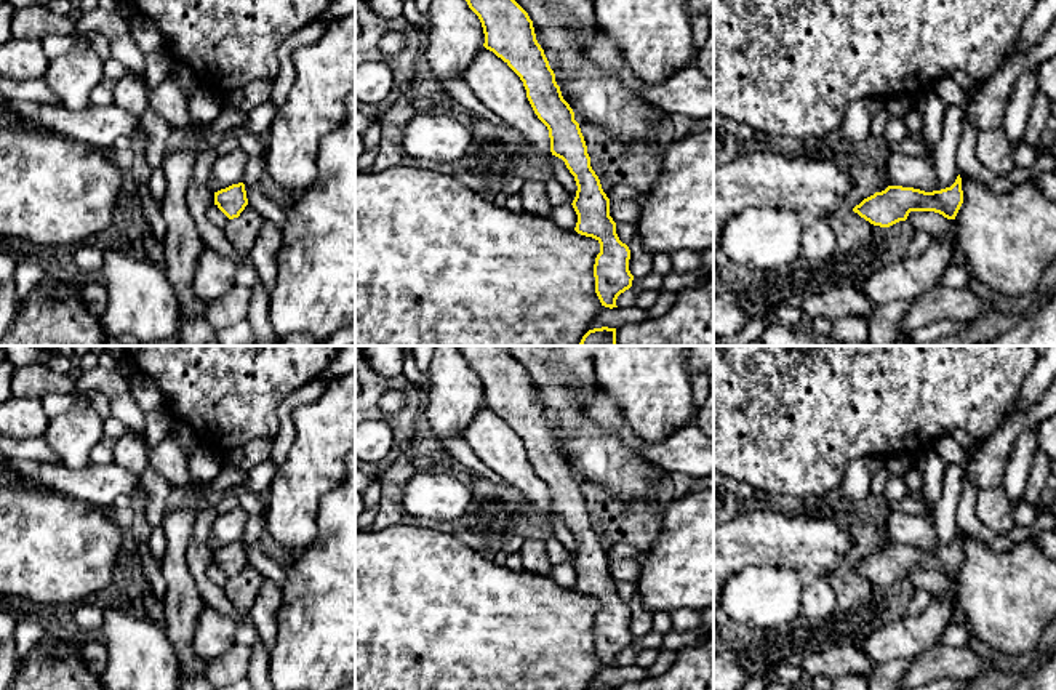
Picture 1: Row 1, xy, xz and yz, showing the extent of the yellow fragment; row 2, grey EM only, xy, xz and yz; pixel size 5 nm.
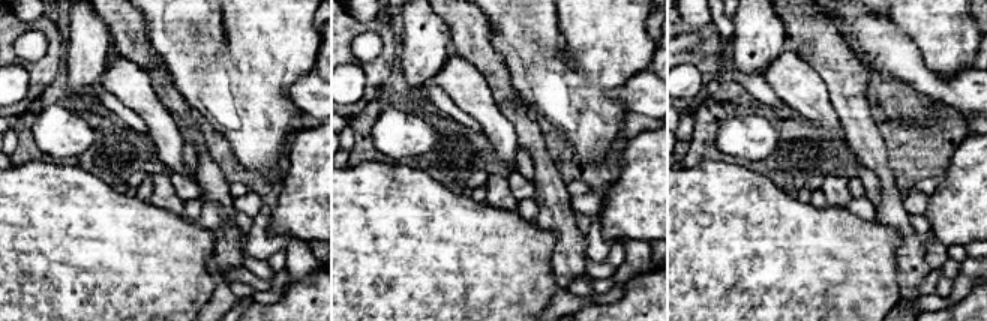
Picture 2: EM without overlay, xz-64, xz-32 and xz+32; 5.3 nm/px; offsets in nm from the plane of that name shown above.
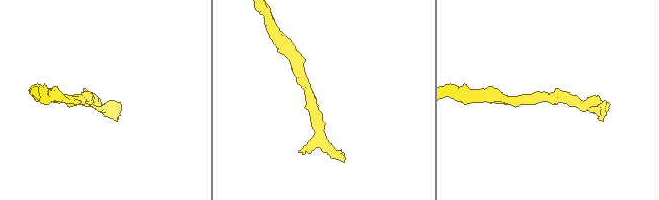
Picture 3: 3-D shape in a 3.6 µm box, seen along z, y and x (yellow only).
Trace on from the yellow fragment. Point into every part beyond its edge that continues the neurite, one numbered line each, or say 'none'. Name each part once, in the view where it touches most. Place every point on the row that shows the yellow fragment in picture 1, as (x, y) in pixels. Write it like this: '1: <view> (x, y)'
none

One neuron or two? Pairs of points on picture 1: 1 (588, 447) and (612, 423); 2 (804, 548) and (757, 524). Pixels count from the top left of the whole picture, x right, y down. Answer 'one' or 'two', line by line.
1: two
2: one

